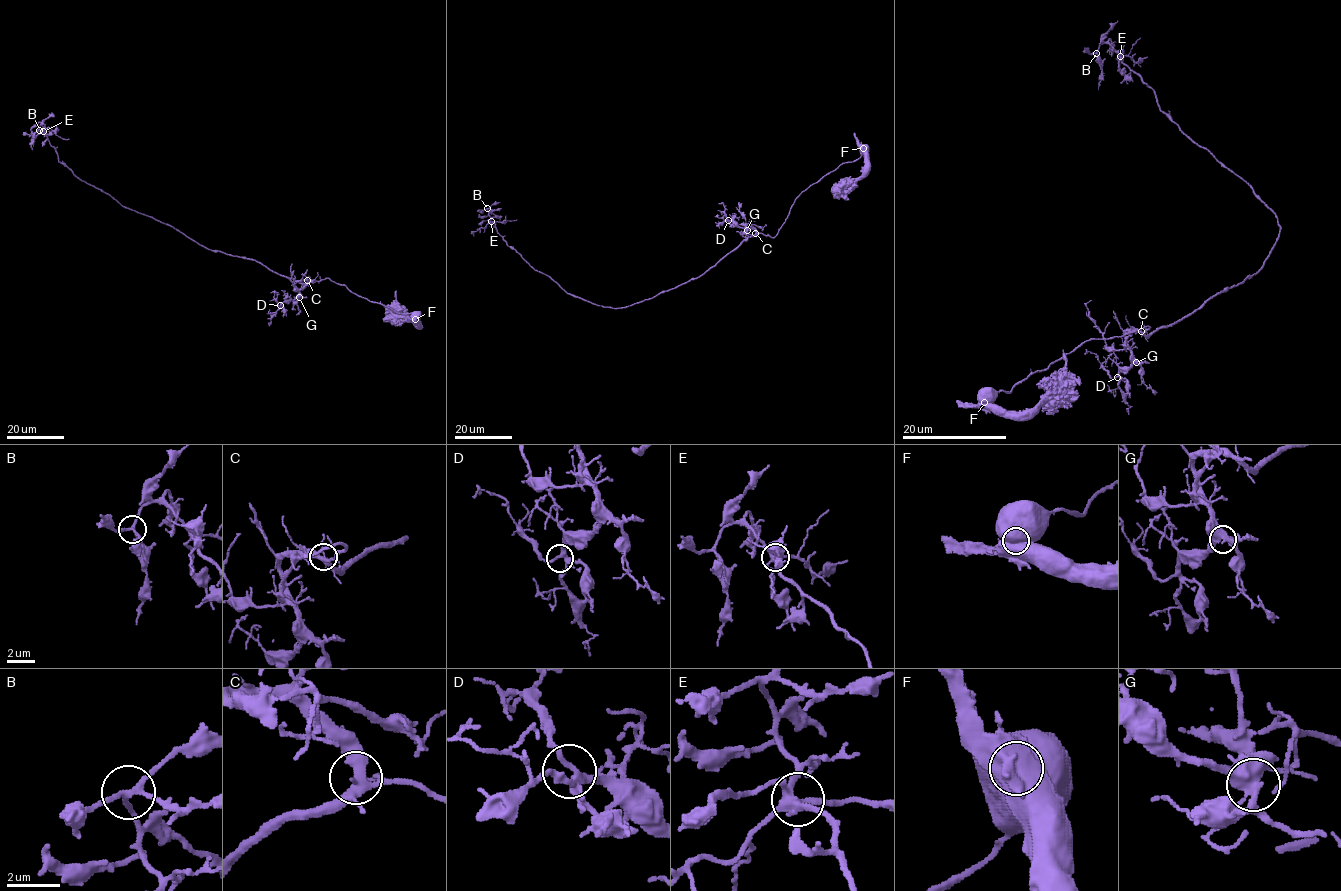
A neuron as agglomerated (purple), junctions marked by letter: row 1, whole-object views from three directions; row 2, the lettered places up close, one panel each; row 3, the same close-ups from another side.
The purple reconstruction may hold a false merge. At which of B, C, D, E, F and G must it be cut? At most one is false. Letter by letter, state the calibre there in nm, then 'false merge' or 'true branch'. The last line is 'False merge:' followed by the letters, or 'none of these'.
B: 180 nm thick; true branch
C: 380 nm thick; true branch
D: 260 nm thick; true branch
E: 360 nm thick; true branch
F: 1350 nm thick; false merge
G: 440 nm thick; true branch
False merge: F

